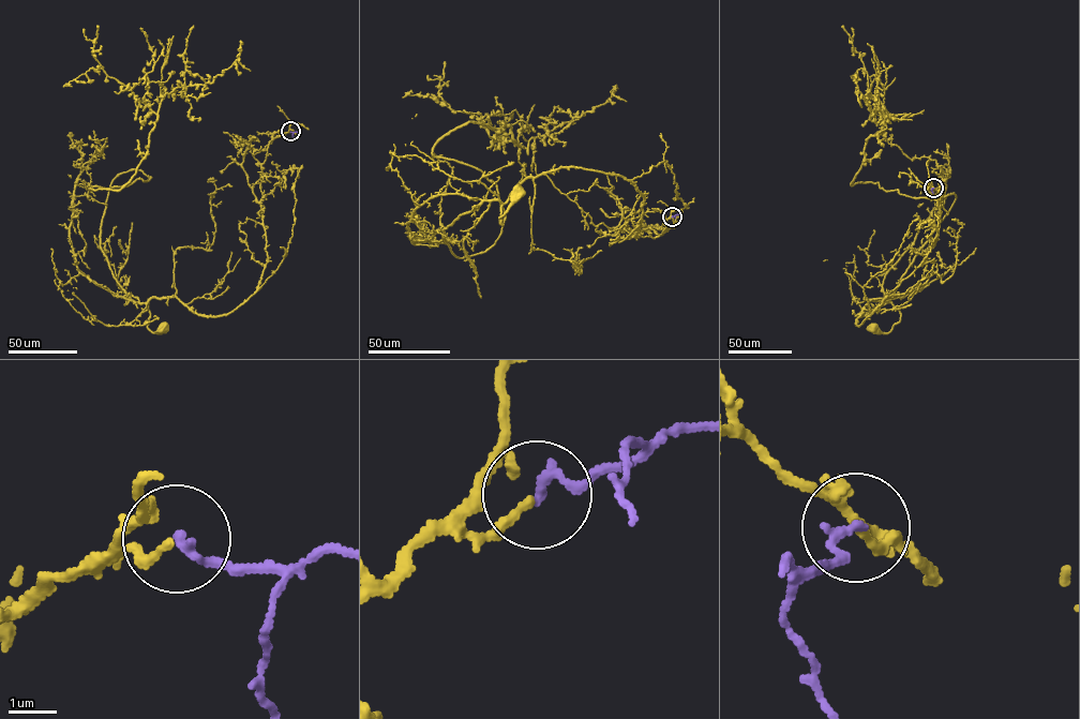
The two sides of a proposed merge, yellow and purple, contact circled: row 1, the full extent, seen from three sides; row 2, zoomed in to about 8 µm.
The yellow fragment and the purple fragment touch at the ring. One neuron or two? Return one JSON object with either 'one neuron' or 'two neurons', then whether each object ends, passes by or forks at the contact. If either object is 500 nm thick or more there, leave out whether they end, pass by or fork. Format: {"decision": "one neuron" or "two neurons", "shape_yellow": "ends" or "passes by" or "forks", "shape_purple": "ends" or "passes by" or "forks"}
{"decision": "one neuron", "shape_yellow": "ends", "shape_purple": "ends"}

